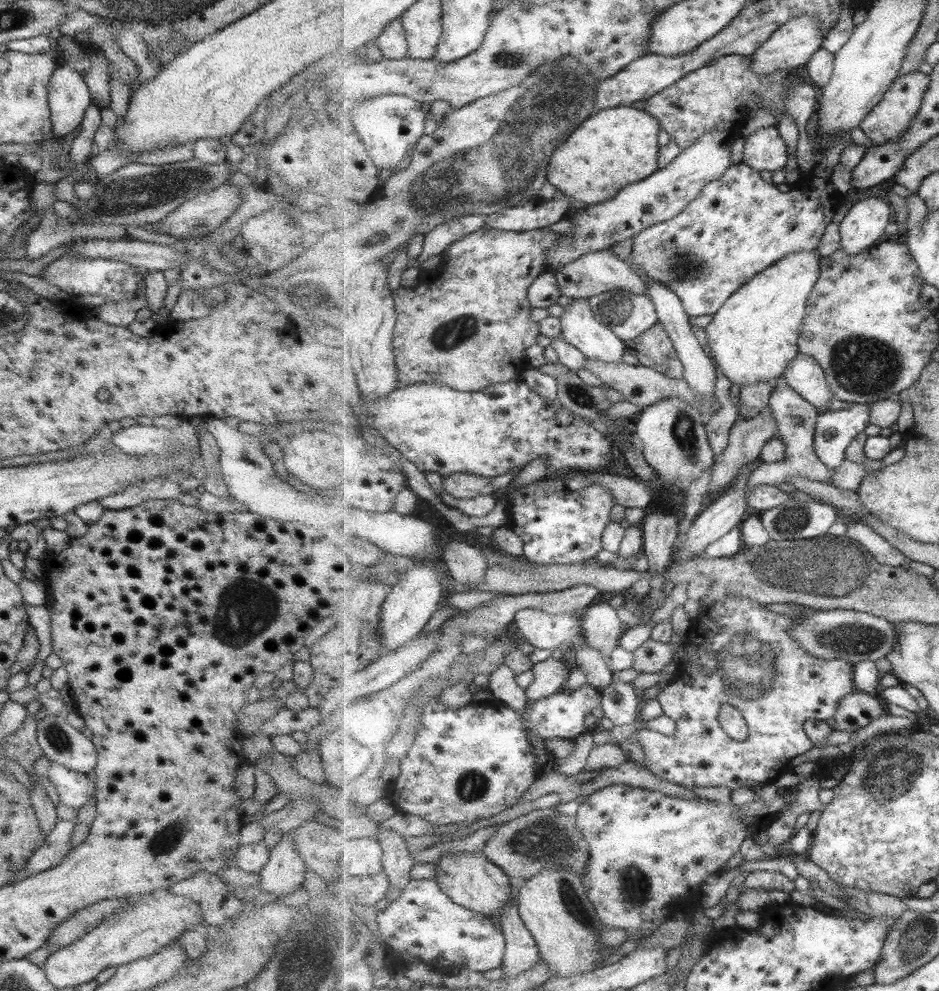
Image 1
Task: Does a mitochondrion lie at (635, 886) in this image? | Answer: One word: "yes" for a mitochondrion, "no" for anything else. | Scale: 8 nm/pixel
yes

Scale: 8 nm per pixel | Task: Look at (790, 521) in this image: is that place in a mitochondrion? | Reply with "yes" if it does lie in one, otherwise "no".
yes

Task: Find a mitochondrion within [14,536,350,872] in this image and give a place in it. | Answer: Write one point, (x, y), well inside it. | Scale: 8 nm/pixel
(56, 737)

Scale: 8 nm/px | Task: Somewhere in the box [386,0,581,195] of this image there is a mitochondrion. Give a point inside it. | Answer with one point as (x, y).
(503, 57)

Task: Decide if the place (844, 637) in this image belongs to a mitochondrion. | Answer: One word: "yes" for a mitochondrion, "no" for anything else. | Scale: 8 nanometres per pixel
yes

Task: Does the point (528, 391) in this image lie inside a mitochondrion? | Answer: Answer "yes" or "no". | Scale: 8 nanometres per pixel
no

